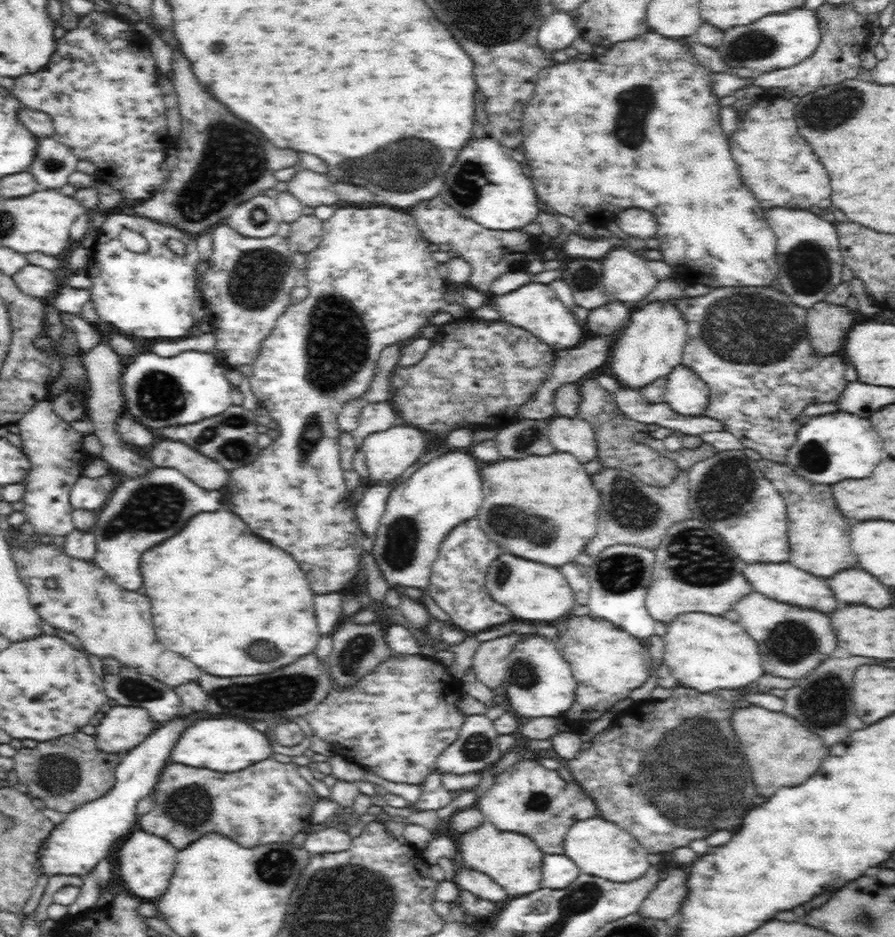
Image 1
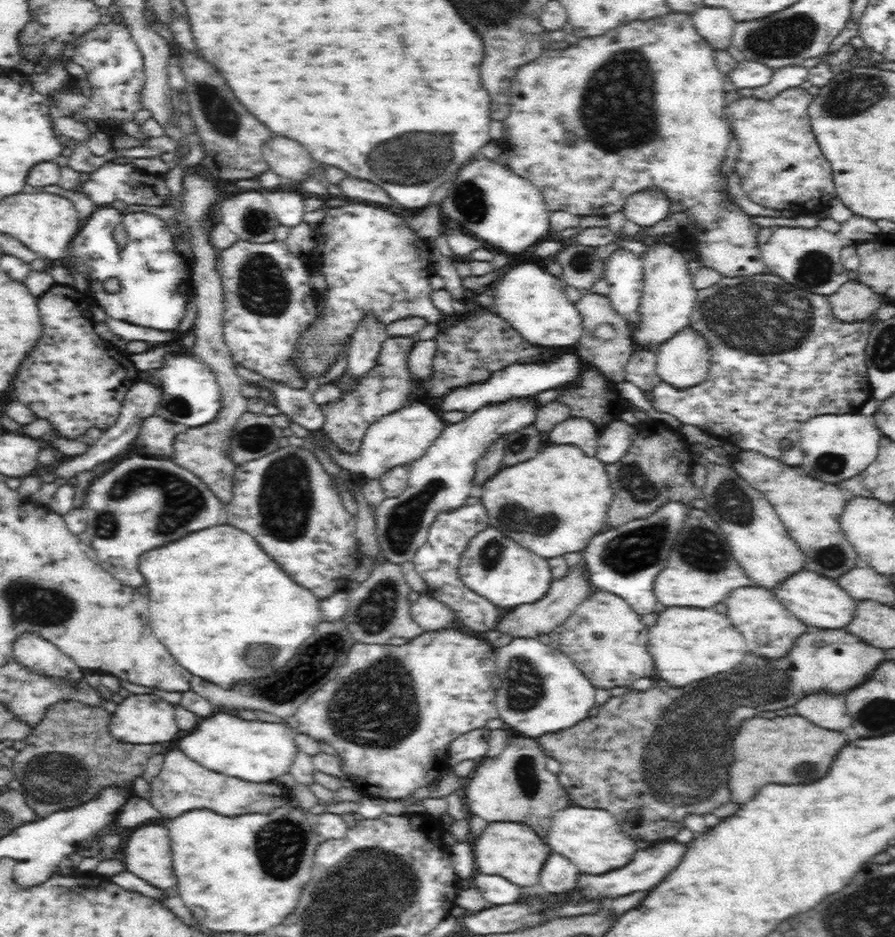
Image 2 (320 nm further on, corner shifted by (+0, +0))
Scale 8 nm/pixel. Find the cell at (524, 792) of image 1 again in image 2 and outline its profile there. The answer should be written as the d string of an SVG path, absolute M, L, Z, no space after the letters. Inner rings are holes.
M526 736L514 737L508 741L508 744L497 758L483 759L474 768L464 797L465 806L468 806L466 809L468 812L478 814L486 822L524 822L538 836L544 838L552 824L552 814L558 810L568 810L574 805L570 802L570 793L567 787L560 783L558 774L552 774L546 769L547 755L537 739Z

